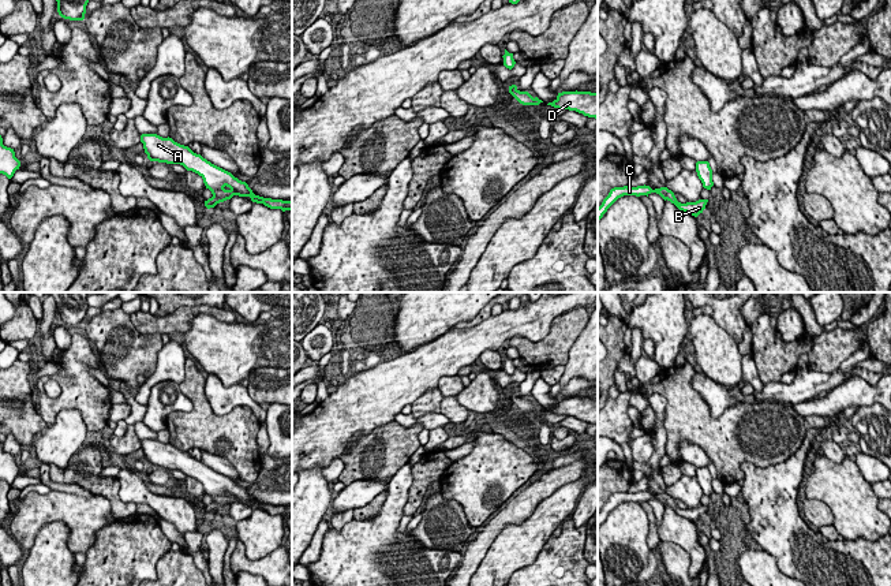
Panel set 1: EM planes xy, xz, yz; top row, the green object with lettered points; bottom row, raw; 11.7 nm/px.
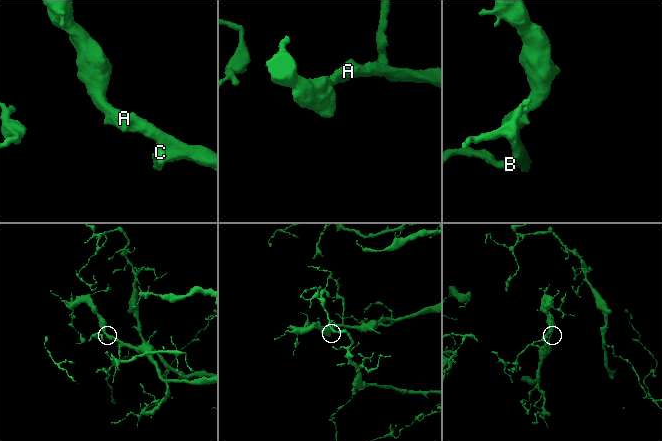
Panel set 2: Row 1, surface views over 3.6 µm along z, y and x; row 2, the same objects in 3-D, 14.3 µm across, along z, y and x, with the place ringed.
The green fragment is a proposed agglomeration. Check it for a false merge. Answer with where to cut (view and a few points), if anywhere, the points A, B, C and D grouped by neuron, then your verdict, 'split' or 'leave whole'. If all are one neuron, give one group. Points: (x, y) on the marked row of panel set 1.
no cut | A B C D | leave whole

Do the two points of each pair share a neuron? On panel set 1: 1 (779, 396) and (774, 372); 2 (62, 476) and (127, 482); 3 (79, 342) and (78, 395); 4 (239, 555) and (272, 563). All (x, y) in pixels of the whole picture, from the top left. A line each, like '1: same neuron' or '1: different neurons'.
1: different neurons
2: different neurons
3: same neuron
4: same neuron

